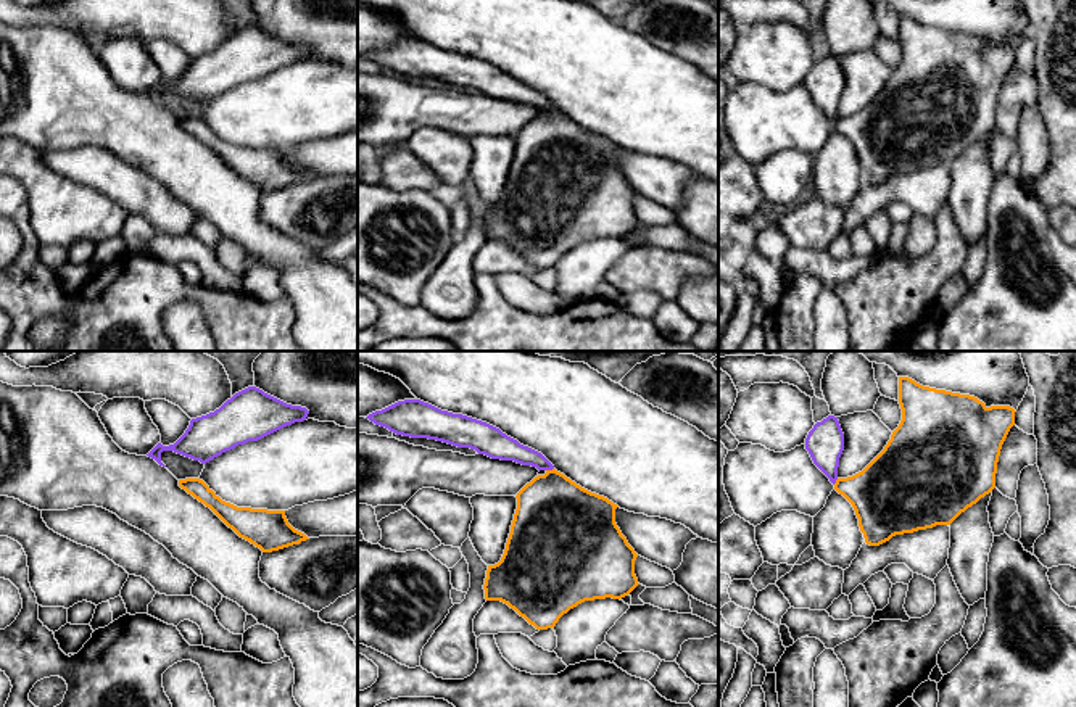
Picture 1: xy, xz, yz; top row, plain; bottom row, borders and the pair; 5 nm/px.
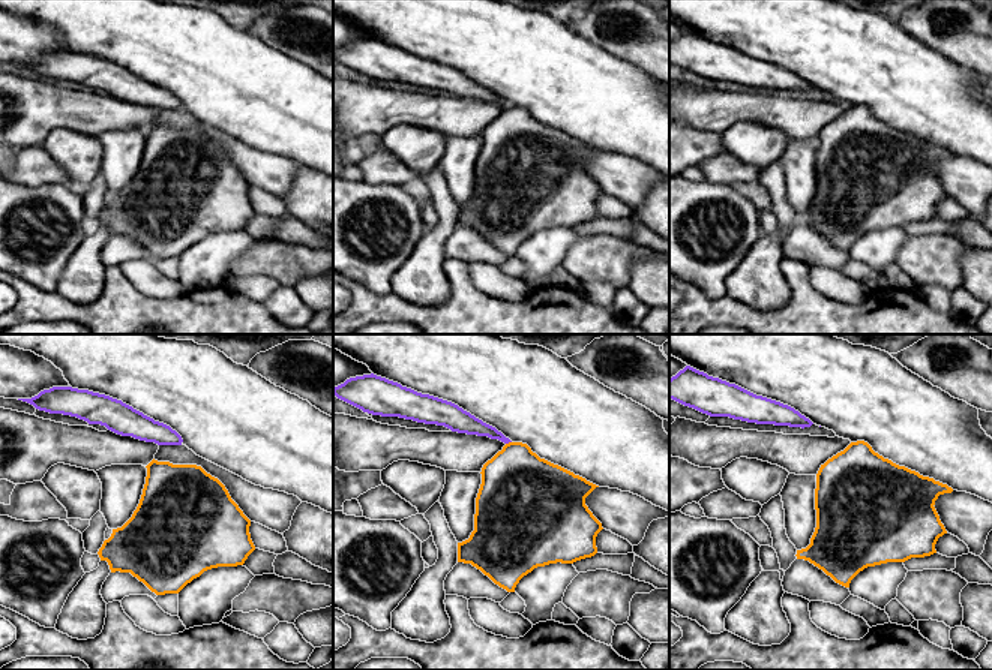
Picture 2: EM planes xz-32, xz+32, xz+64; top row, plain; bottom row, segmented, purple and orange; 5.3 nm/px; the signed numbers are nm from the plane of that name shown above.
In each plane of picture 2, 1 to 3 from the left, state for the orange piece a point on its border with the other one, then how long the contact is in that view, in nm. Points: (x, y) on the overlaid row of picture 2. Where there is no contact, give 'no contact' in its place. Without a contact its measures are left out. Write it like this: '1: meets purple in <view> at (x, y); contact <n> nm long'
1: no contact
2: meets purple in xz+32 at (508, 442); contact 40 nm long
3: no contact

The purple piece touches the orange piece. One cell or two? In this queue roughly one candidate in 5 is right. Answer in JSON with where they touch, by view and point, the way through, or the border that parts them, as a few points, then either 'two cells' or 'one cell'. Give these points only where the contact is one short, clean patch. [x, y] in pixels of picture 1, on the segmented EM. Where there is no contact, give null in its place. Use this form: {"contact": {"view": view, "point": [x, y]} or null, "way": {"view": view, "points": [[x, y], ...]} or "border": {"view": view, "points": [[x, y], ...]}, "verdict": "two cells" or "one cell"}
{"contact": {"view": "xz", "point": [550, 469]}, "border": {"view": "xz", "points": [[553, 467], [546, 471]]}, "verdict": "two cells"}

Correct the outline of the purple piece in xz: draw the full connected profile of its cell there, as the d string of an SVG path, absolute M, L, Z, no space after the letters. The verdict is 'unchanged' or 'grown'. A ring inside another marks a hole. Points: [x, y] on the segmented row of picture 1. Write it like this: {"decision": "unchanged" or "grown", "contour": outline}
{"decision": "grown", "contour": "M358 351L358 362L399 378L416 396L369 414L366 419L375 425L538 470L556 469L620 509L681 523L699 538L718 543L718 441L654 407L588 364L535 351Z"}

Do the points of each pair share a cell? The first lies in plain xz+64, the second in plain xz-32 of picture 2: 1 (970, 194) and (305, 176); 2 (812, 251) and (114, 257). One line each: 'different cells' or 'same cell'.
1: different cells
2: same cell

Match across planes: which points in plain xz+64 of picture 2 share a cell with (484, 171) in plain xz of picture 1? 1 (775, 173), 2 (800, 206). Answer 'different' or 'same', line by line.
1: different
2: same

